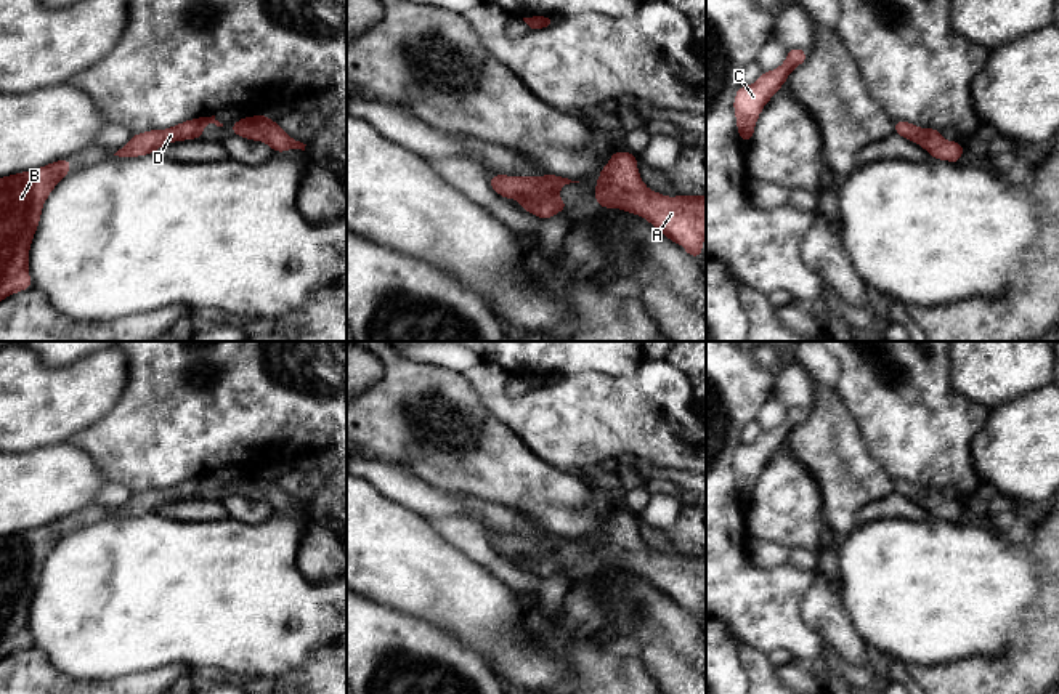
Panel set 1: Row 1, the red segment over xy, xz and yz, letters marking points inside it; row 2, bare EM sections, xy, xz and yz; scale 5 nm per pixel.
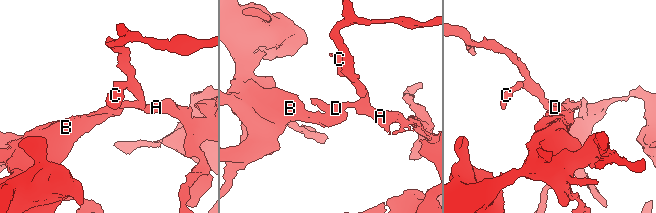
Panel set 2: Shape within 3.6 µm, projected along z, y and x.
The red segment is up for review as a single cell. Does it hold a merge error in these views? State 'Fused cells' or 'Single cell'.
Single cell

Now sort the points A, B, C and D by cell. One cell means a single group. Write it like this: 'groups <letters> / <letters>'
groups A B C D

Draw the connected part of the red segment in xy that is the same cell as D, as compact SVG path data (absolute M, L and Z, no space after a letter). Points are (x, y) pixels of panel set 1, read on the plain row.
M215 474L191 478L165 489L149 489L144 492L133 494L130 500L122 508L119 508L114 514L141 516L144 513L154 513L165 502L202 497L204 486L207 482L215 482L217 486L223 486L223 482L220 482L215 478Z

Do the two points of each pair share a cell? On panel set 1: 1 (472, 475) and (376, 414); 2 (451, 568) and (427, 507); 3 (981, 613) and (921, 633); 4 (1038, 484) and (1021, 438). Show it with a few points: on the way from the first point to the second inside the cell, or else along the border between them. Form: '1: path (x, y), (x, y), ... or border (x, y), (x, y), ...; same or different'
1: path (448, 455), (434, 449), (421, 449), (400, 428); same
2: border (392, 500), (426, 520); different
3: path (966, 613), (942, 613), (936, 619); same
4: path (1035, 473), (1029, 465), (1027, 449); same

